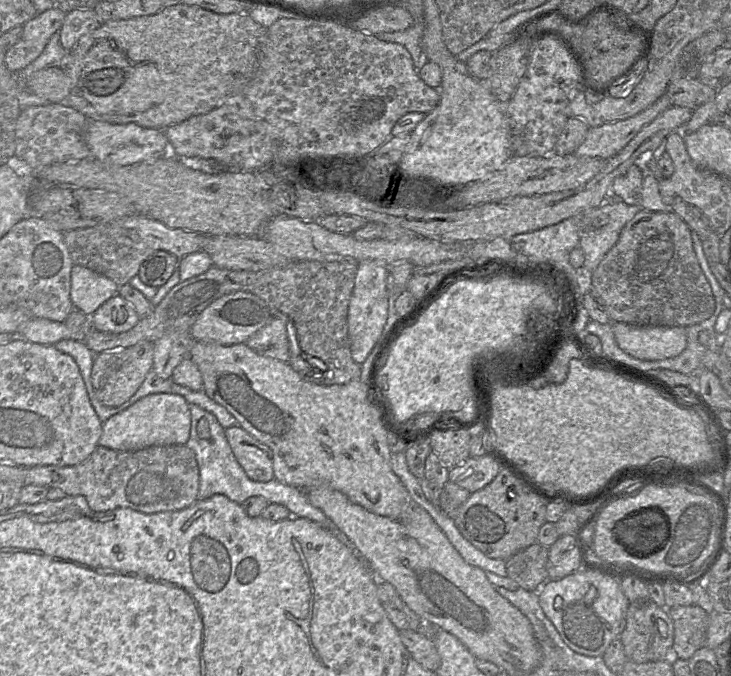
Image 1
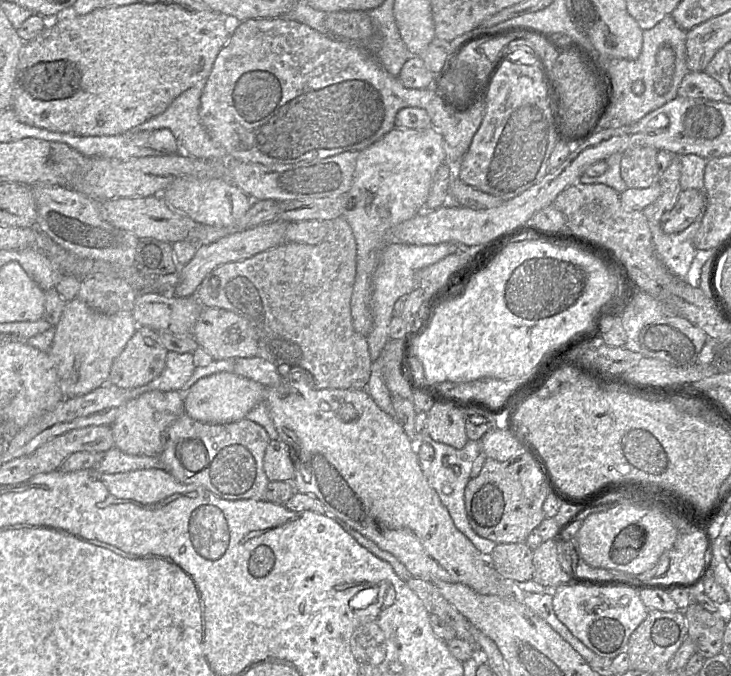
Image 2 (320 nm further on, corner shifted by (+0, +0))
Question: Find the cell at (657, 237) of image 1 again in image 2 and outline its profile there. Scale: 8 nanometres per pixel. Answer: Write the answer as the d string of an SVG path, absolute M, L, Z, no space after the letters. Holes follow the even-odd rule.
M696 189L681 190L677 201L673 208L668 212L665 212L660 219L660 227L666 234L679 233L686 229L691 223L693 223L701 212L704 212L706 208L706 195L704 192Z

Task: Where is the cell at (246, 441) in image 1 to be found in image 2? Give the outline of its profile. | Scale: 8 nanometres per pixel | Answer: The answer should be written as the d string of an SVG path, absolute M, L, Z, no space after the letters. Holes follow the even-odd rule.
M283 441L269 442L264 455L264 471L269 481L293 481L295 468Z

